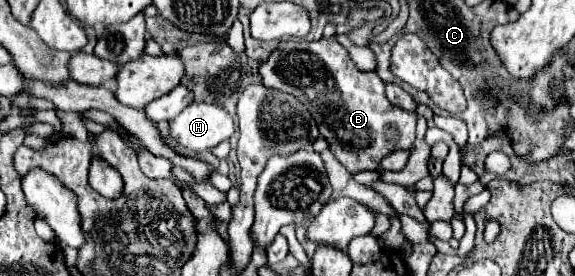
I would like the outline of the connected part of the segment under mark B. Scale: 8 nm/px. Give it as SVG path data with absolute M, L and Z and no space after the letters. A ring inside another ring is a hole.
M323 37L313 43L295 39L283 41L271 53L269 61L259 67L259 73L265 87L291 93L311 109L329 149L349 173L373 171L385 155L409 149L415 141L417 115L403 111L401 107L393 107L385 97L385 83L381 83L377 73L359 71L347 49L335 37ZM387 127L395 127L399 131L397 143L389 143L385 139Z

